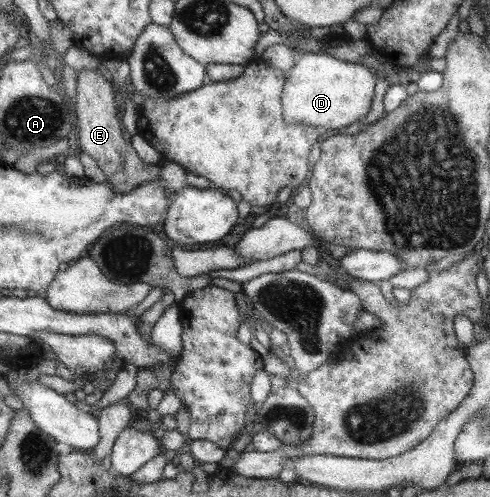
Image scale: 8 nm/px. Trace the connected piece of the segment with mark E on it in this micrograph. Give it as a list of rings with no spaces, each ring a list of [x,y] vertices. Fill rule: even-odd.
[[[80,69],[76,74],[72,108],[77,118],[78,146],[81,151],[95,160],[106,177],[105,183],[113,191],[131,191],[142,183],[156,182],[160,176],[158,164],[145,163],[121,137],[121,125],[113,101],[113,87],[105,81],[105,77],[93,73],[93,70]]]

